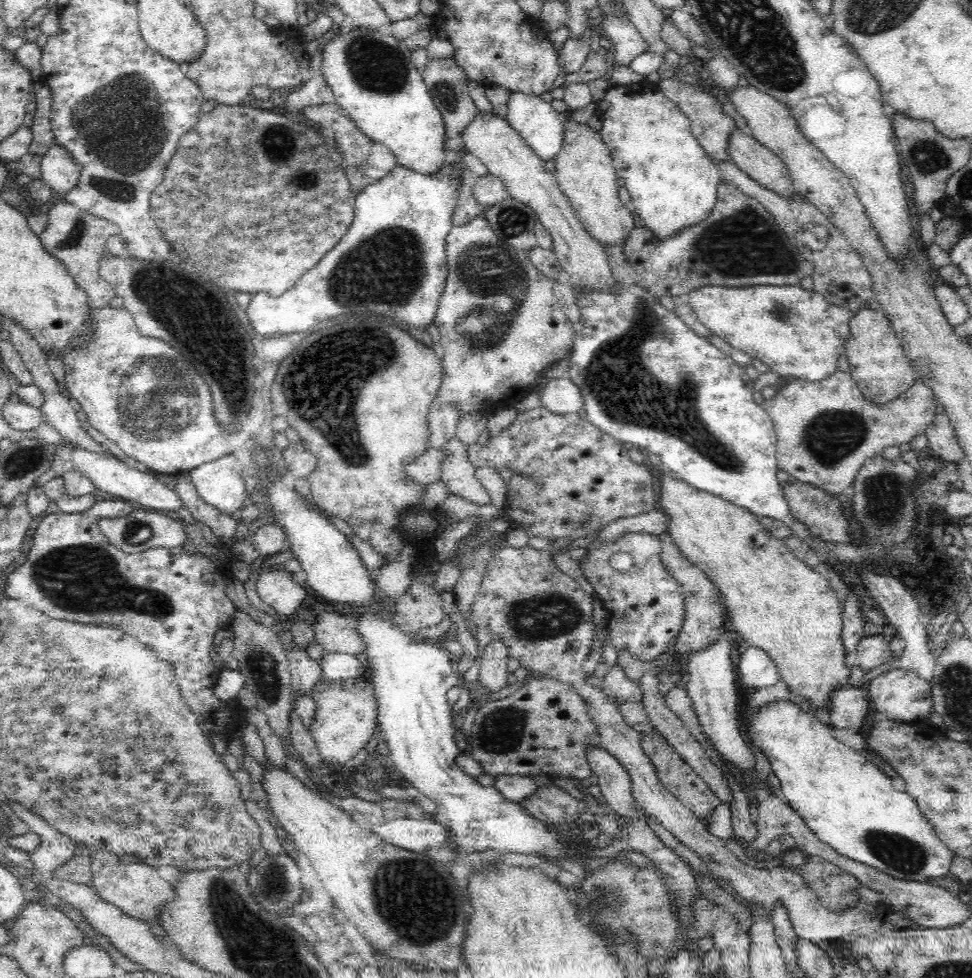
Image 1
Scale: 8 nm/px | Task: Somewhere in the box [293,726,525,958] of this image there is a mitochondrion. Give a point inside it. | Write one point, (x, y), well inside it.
(406, 892)

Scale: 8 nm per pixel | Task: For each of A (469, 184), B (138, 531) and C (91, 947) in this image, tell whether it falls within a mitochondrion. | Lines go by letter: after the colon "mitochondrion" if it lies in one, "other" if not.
A: other
B: mitochondrion
C: other

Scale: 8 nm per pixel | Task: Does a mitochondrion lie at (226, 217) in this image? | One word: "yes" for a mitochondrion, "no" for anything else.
yes

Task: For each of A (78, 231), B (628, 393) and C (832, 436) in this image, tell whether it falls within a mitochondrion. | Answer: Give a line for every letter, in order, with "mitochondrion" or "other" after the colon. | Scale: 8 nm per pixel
A: mitochondrion
B: mitochondrion
C: mitochondrion

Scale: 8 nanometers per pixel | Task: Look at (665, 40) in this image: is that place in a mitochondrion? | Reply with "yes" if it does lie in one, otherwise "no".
no

